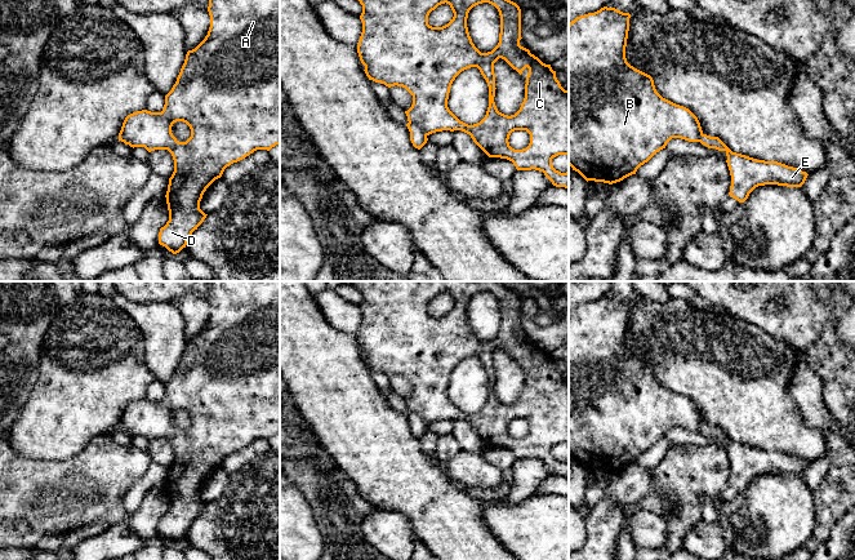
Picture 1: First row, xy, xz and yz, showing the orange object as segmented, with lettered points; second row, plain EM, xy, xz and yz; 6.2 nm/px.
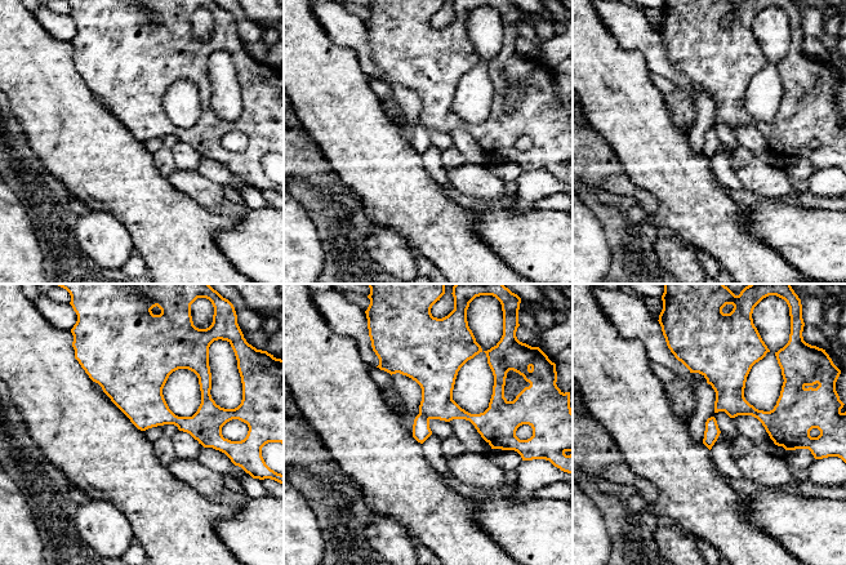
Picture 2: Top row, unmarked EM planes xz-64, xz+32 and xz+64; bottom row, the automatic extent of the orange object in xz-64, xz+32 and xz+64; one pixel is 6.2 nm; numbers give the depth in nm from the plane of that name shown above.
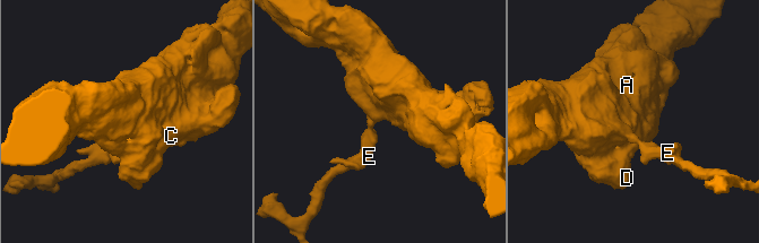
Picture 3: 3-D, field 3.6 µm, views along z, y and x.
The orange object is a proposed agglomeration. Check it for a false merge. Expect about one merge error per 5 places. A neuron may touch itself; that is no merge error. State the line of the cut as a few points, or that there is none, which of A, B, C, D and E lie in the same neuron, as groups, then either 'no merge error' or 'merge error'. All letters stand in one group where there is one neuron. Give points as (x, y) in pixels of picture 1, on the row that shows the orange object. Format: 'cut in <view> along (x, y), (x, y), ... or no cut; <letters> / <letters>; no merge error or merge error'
cut in xz along (409, 121), (414, 123), (426, 136); A B C D / E; merge error

